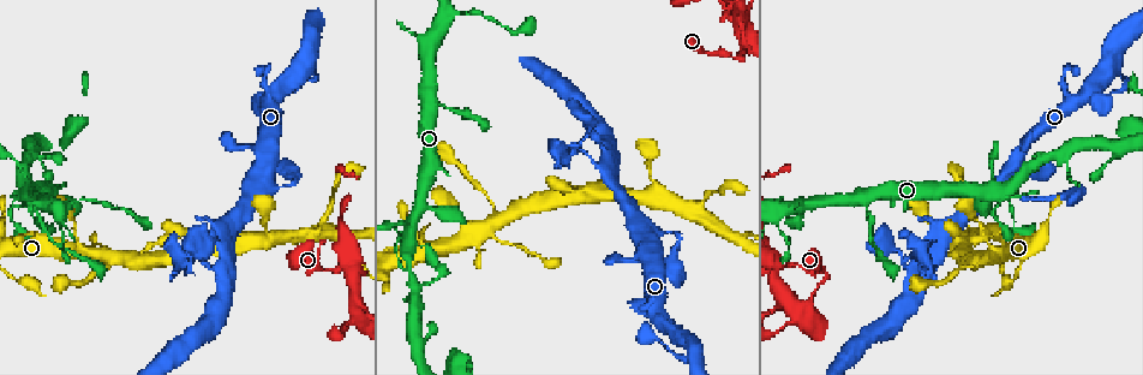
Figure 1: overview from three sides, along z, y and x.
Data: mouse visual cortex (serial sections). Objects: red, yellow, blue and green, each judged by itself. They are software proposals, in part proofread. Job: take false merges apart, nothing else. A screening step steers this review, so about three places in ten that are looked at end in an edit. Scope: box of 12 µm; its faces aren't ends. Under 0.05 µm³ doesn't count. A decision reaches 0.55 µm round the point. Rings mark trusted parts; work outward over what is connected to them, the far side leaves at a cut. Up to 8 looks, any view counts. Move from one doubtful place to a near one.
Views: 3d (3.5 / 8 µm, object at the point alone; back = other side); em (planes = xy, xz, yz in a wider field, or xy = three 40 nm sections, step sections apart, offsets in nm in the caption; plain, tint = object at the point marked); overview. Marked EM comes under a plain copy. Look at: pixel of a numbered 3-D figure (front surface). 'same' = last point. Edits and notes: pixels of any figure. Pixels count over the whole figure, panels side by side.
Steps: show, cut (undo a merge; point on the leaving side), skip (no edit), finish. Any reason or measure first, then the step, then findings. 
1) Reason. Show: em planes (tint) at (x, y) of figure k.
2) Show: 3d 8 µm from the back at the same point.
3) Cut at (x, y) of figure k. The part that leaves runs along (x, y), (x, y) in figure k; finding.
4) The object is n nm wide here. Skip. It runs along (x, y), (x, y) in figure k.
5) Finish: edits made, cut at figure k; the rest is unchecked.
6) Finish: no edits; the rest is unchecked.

Show: 3d 3.5 µm at (732, 235) of figure 1.

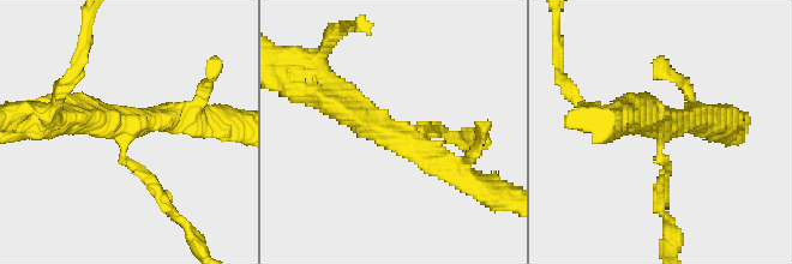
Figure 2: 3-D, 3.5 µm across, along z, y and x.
3 arms meet here; the arms are 150, 300, 450 nm wide; shape alone is not enough. Show: em xy step 5 (tint) at (395, 132) of figure 2.

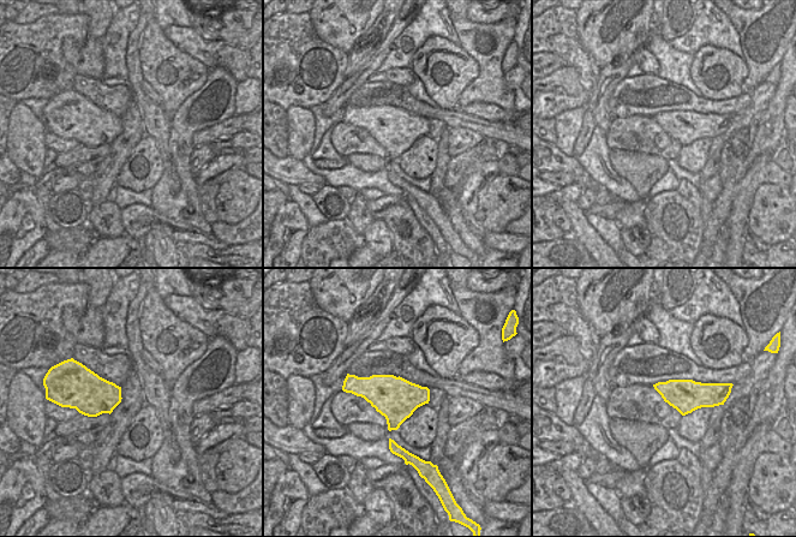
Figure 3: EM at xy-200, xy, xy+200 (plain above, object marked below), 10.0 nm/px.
The object is 420 nm wide here. Cut at (144, 176) of figure 2. The part that leaves runs along (125, 136), (121, 157), (187, 228) in figure 2; two cells meet here.

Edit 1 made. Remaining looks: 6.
Redraw. Show: overview.

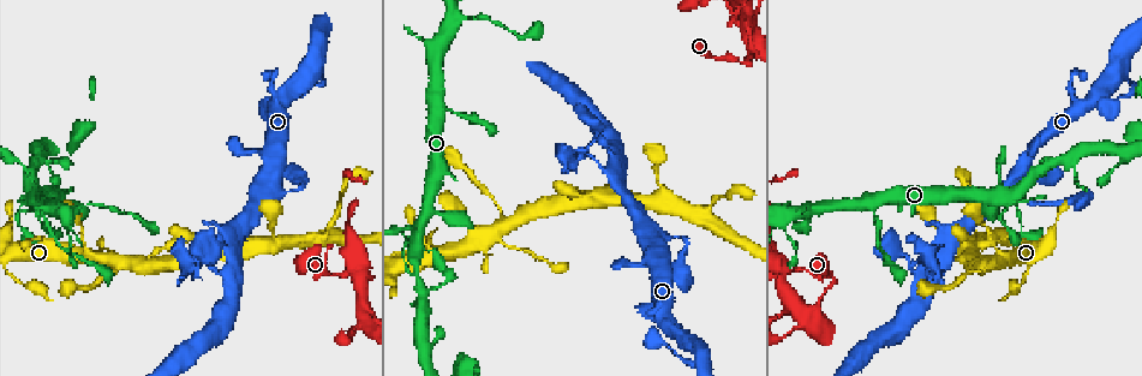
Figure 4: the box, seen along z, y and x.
Arms part here. Show: 3d 8 µm at (212, 268) of figure 4.

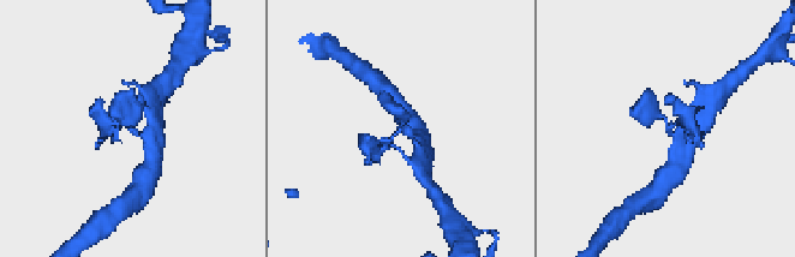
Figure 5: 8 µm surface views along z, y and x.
Show: 3d 3.5 µm at (398, 132) of figure 5.

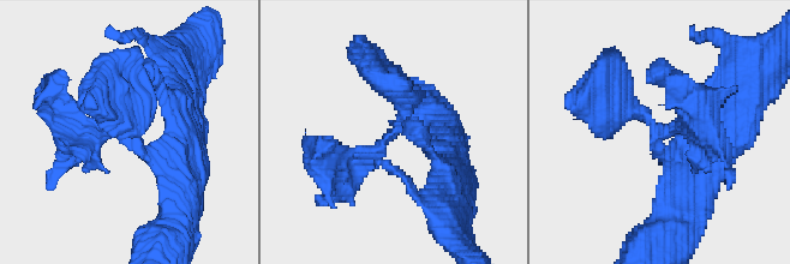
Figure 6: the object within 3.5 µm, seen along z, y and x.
4 arms meet here; the arms are 150, 150, 300, 400 nm wide. Show: em xy step 1 (tint) at (395, 126) of figure 6.

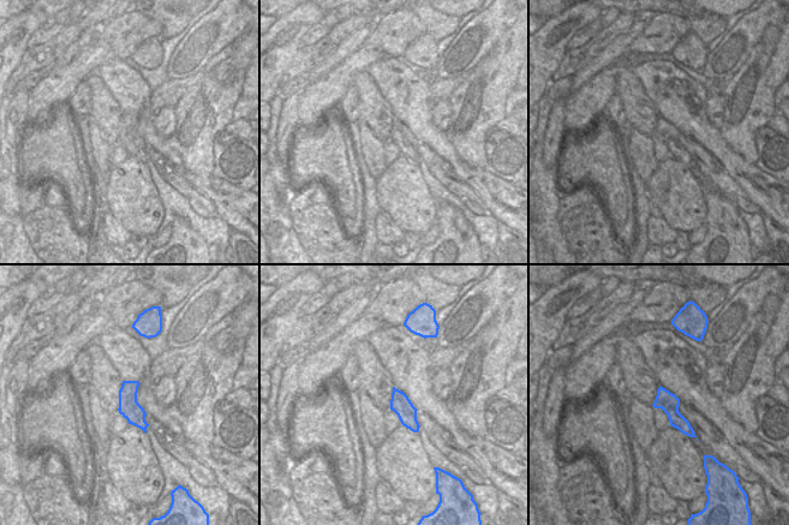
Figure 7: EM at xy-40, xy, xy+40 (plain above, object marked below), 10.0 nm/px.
Cut at (76, 115) of figure 6. The part that leaves runs along (97, 127), (53, 102), (64, 86) in figure 6; a second cell is stuck on.

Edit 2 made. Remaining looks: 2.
Three arms meet. Show: 3d 8 µm at (430, 106) of figure 4.

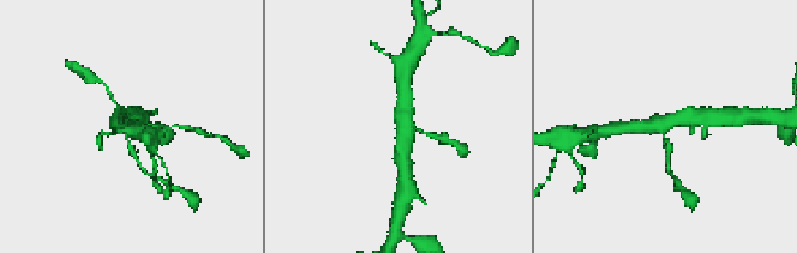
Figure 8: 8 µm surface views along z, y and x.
3 arms meet here; the arms are 200, 400, 500 nm wide. Show: em xy step 1 (tint) at (400, 124) of figure 8.

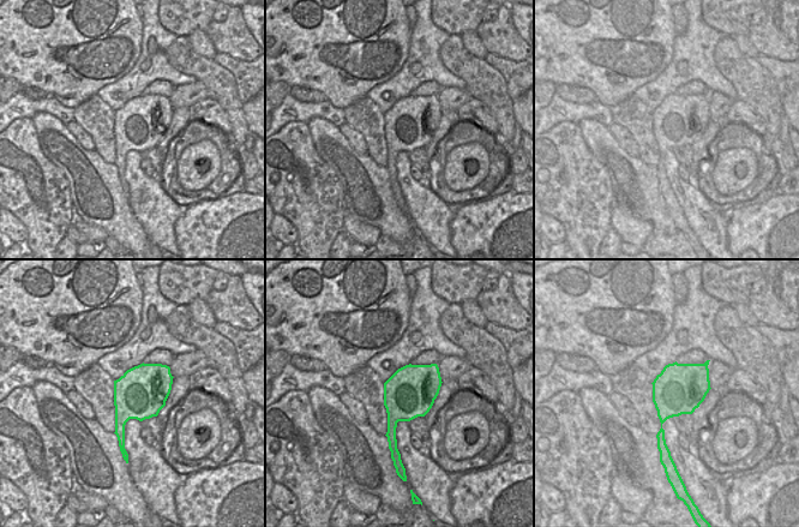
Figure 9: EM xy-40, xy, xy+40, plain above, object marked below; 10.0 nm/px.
Skip. It runs along (694, 116), (653, 127), (624, 128) in figure 8; all the same cell.

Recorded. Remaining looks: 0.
Finish: edits made, cut at figure 2, cut at figure 6; the rest is unchecked.

